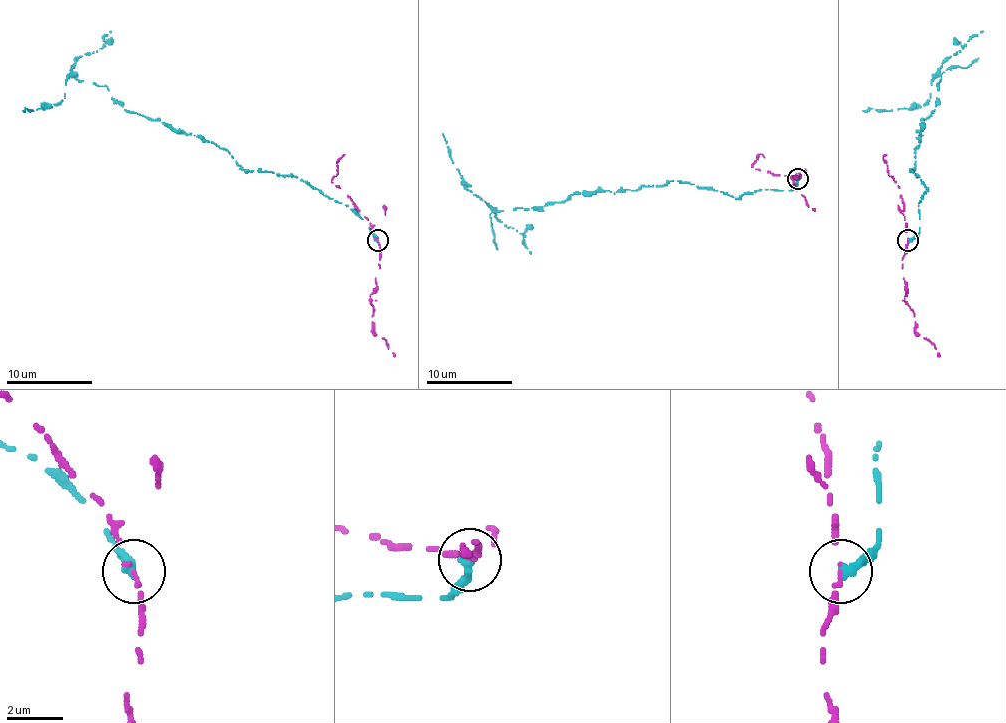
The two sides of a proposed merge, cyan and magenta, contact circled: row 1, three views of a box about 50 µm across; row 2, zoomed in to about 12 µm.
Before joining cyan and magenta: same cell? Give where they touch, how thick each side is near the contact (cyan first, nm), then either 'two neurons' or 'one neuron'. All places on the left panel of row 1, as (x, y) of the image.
place (377, 240); calibres 360 and 120 nm; two neurons

